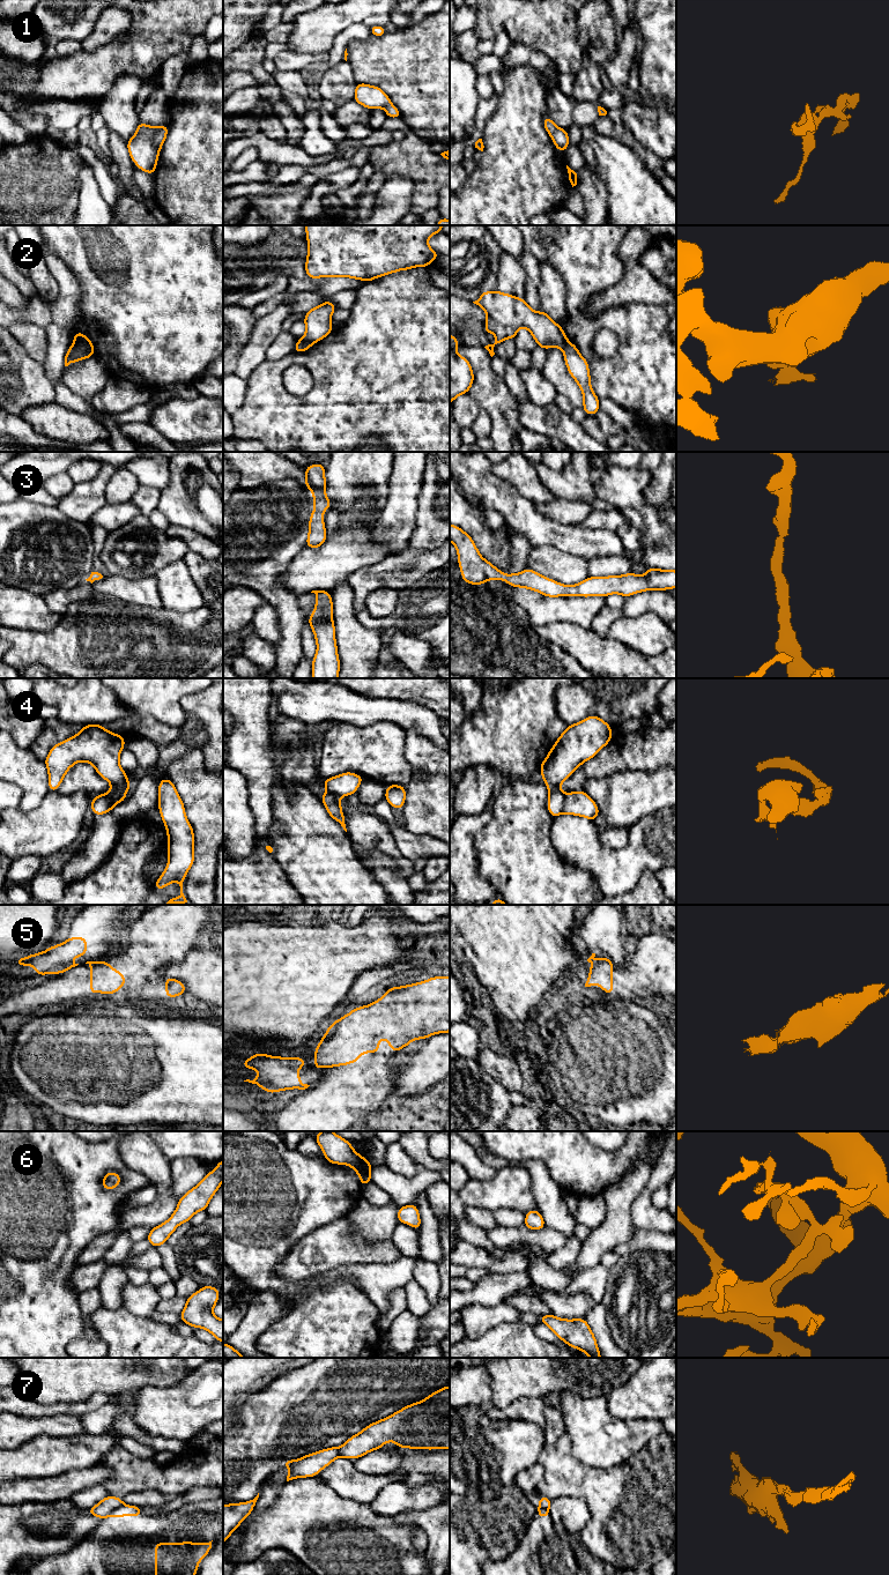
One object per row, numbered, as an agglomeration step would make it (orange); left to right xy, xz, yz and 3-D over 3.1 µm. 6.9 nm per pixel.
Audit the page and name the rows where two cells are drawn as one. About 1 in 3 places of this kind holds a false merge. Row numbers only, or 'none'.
2, 4, 5, 7

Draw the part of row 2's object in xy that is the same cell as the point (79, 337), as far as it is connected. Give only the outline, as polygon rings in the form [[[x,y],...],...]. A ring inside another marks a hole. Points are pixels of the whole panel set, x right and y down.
[[[75,332],[74,342],[77,343],[83,350],[90,352],[94,356],[94,343],[83,333]]]

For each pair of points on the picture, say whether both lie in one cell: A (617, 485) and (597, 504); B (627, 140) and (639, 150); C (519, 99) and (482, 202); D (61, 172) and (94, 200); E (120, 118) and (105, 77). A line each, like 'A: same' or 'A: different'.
A: different
B: same
C: same
D: different
E: different

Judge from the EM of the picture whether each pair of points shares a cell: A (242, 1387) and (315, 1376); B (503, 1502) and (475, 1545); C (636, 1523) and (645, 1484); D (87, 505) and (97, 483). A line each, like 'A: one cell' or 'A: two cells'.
A: two cells
B: one cell
C: one cell
D: one cell

